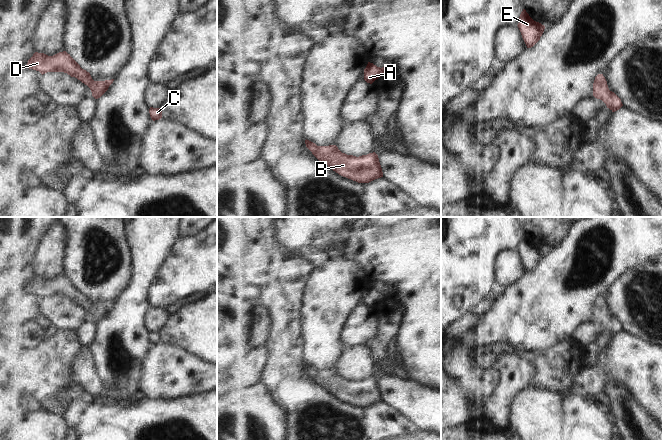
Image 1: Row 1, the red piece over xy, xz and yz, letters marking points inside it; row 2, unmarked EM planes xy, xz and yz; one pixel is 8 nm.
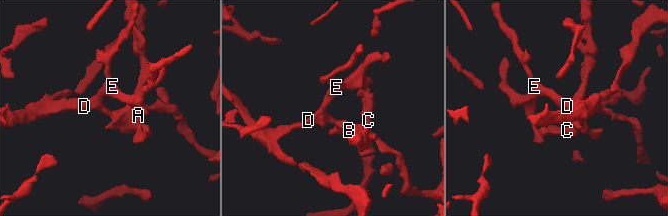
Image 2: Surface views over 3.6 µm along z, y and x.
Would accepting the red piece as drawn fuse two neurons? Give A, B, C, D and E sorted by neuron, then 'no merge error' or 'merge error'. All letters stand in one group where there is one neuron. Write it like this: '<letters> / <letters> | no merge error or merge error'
A B C D E | no merge error

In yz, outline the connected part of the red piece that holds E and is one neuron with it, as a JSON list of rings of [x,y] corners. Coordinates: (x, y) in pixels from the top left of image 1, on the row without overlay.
[[[525,233],[520,238],[518,252],[527,272],[533,271],[542,260],[545,250],[534,245]]]

